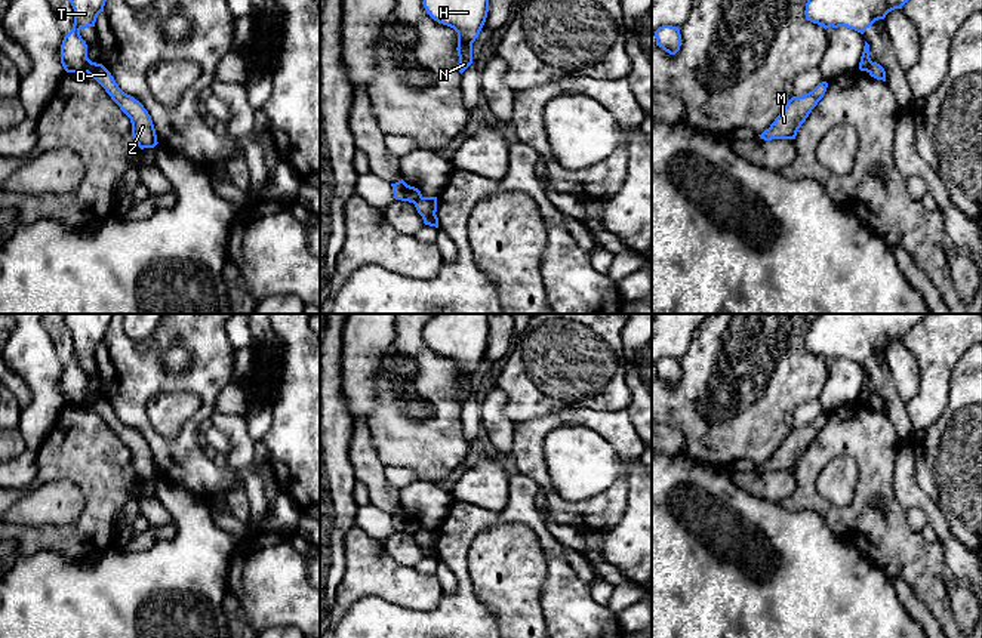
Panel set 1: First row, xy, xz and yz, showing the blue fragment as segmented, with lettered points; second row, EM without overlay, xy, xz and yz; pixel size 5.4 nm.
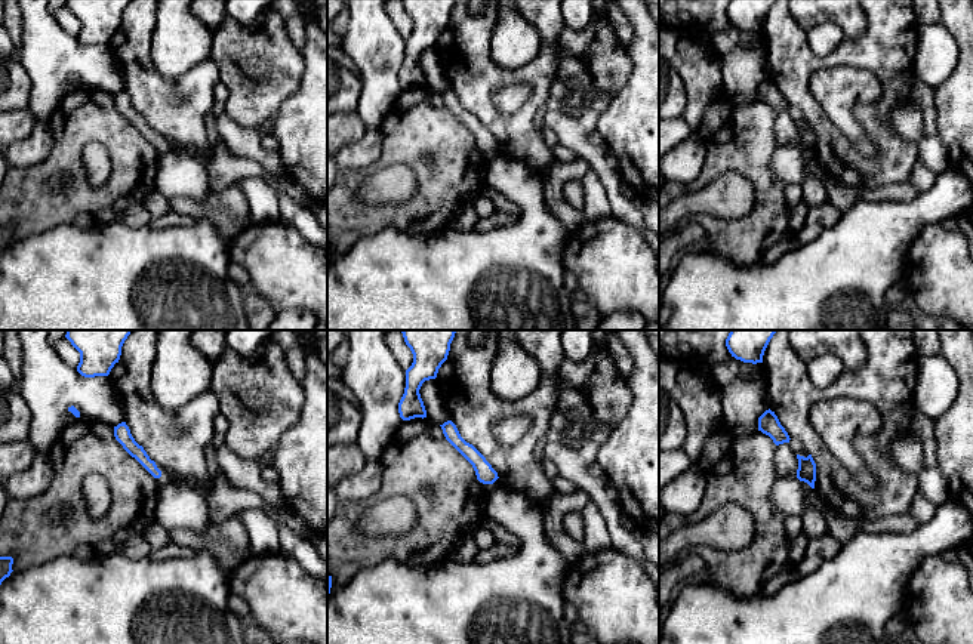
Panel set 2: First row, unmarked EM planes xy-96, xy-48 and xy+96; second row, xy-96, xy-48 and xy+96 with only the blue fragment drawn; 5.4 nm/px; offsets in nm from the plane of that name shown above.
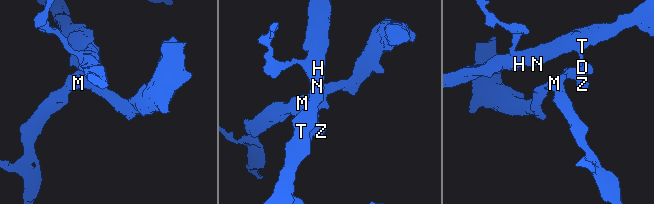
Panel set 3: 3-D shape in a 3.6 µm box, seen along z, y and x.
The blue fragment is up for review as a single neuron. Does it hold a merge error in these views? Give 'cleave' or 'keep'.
cleave

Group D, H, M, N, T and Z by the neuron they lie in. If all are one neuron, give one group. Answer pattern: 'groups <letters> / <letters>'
groups D M Z / H N T

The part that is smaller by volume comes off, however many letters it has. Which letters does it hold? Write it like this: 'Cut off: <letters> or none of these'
Cut off: D, M, Z

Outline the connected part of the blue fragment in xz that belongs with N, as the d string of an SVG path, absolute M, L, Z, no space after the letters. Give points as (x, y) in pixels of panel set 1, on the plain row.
M432 314L422 336L434 352L458 364L462 406L472 395L472 375L487 349L489 314Z

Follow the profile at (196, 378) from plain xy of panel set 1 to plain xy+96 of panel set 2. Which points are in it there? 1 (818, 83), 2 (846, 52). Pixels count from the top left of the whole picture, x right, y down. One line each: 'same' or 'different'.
1: different
2: same

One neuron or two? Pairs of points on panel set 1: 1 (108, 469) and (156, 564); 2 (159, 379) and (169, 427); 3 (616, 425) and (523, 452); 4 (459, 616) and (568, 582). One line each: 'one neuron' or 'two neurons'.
1: two neurons
2: two neurons
3: one neuron
4: one neuron

